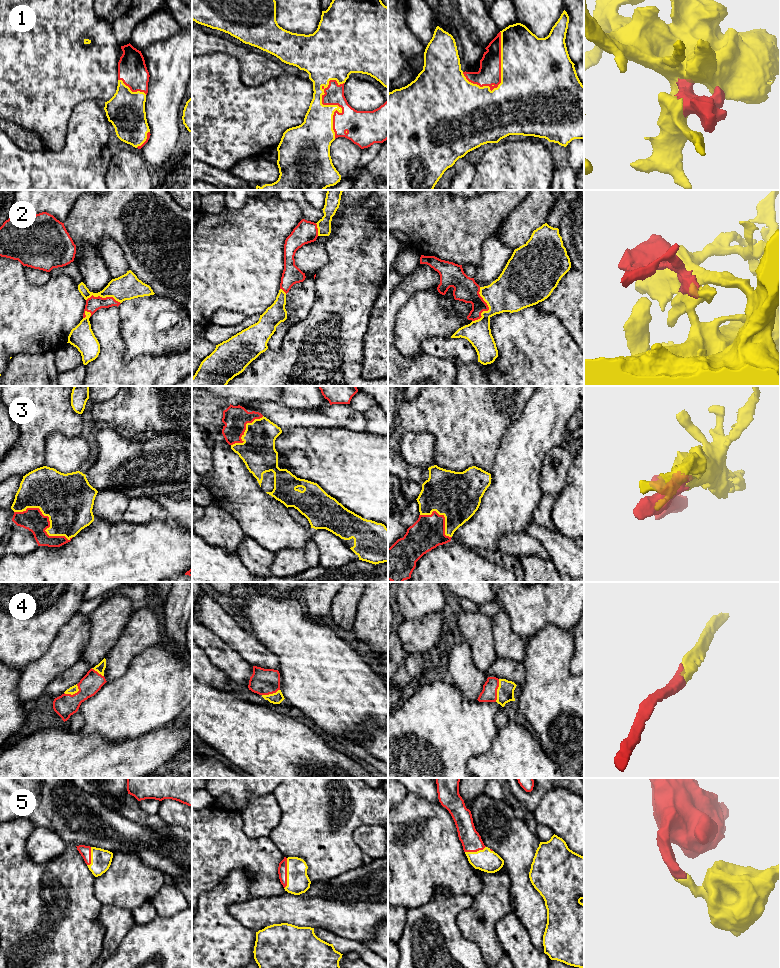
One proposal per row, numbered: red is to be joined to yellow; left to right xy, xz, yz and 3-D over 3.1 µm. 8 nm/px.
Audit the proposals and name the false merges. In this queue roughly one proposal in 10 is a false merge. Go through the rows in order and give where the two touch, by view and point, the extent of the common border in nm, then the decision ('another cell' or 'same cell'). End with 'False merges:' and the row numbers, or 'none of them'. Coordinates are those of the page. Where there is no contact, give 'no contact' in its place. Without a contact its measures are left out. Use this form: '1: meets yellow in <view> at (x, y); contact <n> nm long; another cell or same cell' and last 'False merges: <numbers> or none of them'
1: meets yellow in xz at (337, 105); contact 480 nm long; same cell
2: meets yellow in yz at (489, 308); contact 280 nm long; same cell
3: meets yellow in xy at (49, 520); contact 500 nm long; same cell
4: meets yellow in yz at (497, 690); contact 190 nm long; same cell
5: meets yellow in xz at (287, 873); contact 240 nm long; same cell
False merges: none of them

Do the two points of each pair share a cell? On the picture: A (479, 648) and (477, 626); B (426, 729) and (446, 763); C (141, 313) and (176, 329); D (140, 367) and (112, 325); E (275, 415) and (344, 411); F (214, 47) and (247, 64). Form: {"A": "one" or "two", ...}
{"A": "one", "B": "one", "C": "one", "D": "one", "E": "one", "F": "one"}

